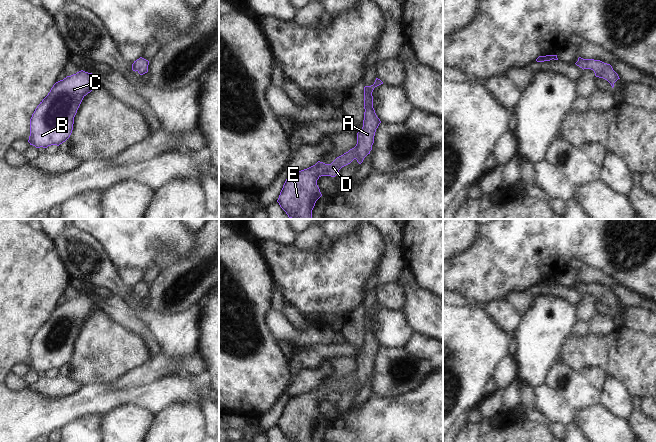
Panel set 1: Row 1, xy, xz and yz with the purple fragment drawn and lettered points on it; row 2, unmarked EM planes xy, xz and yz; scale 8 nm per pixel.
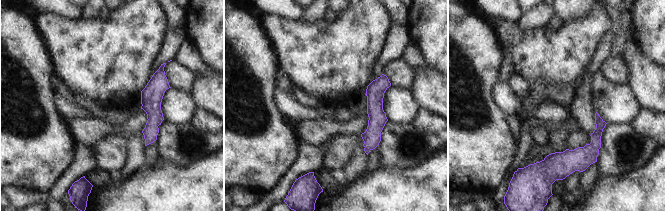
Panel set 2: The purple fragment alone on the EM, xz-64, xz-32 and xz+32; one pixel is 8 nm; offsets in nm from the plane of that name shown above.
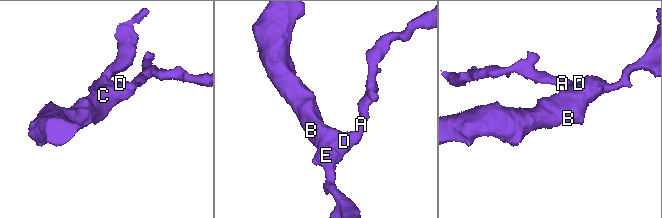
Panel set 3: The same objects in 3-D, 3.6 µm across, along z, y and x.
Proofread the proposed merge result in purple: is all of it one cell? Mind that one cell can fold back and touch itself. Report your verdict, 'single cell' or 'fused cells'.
single cell

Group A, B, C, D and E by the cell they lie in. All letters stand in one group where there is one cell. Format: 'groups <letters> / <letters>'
groups A B C D E

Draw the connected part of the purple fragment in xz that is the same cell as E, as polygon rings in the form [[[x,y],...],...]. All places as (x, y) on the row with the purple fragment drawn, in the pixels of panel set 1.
[[[376,78],[373,85],[364,87],[364,120],[362,129],[357,133],[356,146],[337,157],[331,164],[318,161],[315,165],[293,173],[286,179],[277,202],[289,218],[312,219],[315,203],[322,196],[317,180],[321,176],[335,177],[342,167],[354,159],[361,164],[370,154],[376,129],[381,123],[373,108],[372,92],[381,84],[383,82]]]

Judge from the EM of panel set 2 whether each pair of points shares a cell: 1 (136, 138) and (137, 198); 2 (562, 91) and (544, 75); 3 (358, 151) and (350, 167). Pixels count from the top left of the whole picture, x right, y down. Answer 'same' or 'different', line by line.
1: different
2: different
3: same

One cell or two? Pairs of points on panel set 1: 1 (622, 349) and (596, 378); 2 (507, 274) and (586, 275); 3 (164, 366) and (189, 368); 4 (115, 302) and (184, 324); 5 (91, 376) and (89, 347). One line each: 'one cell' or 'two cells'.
1: two cells
2: two cells
3: one cell
4: two cells
5: one cell

